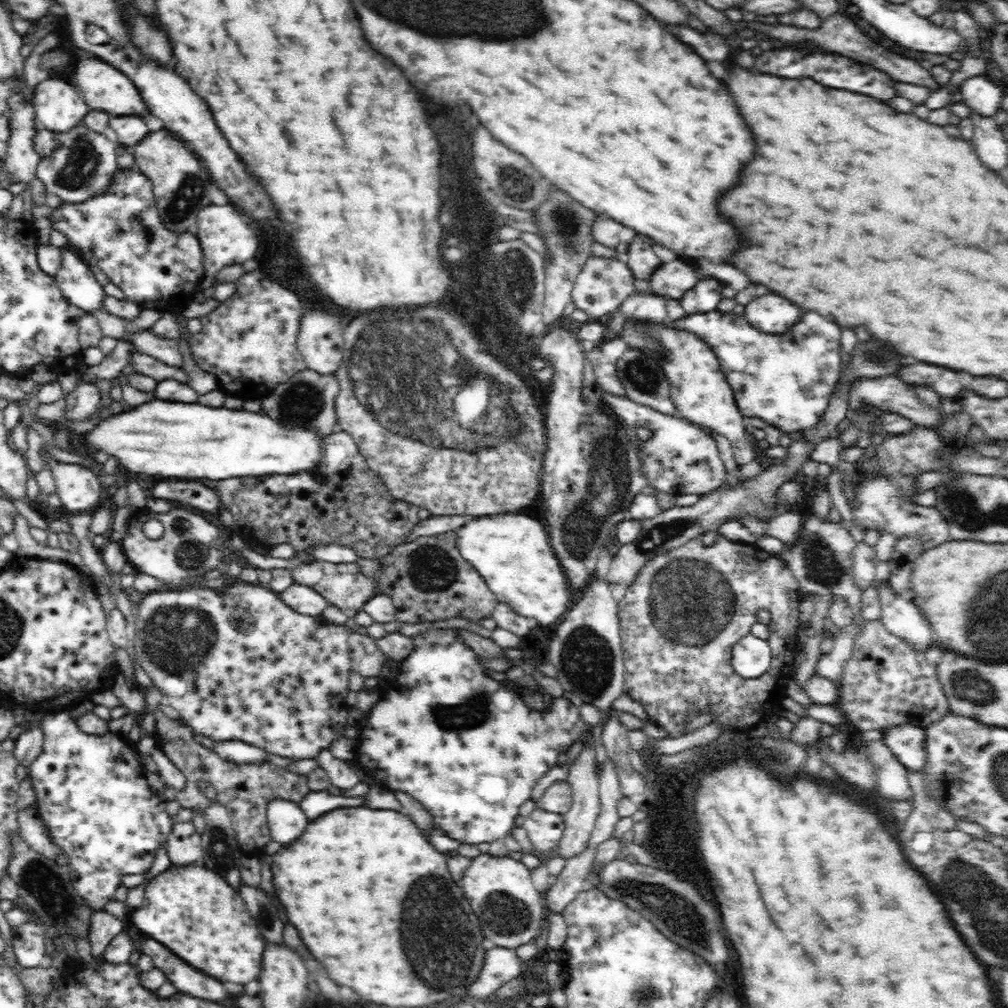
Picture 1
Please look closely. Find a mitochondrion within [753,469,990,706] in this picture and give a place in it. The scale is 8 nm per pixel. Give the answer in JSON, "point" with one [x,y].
{"point":[822,566]}

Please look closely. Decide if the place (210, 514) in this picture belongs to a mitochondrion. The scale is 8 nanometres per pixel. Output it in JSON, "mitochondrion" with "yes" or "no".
{"mitochondrion":"no"}

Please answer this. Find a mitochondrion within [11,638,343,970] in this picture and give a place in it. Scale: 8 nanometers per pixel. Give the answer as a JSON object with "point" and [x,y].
{"point":[43,884]}

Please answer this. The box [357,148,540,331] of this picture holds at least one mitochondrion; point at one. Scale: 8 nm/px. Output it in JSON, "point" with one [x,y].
{"point":[522,193]}

